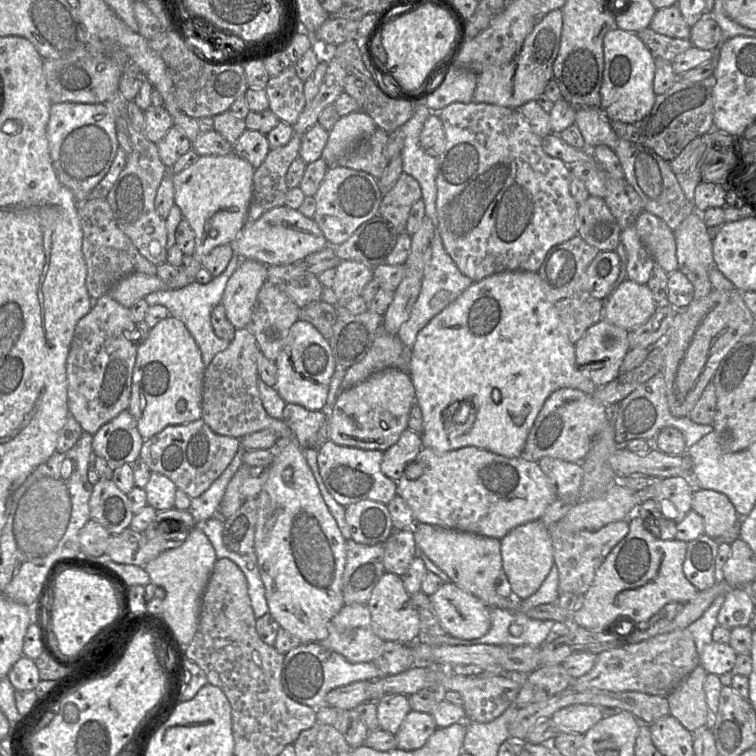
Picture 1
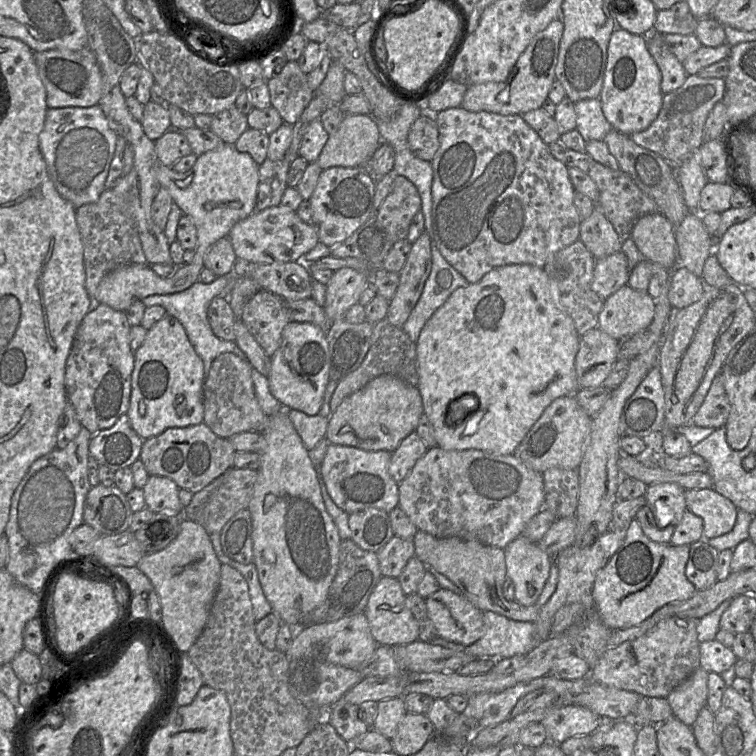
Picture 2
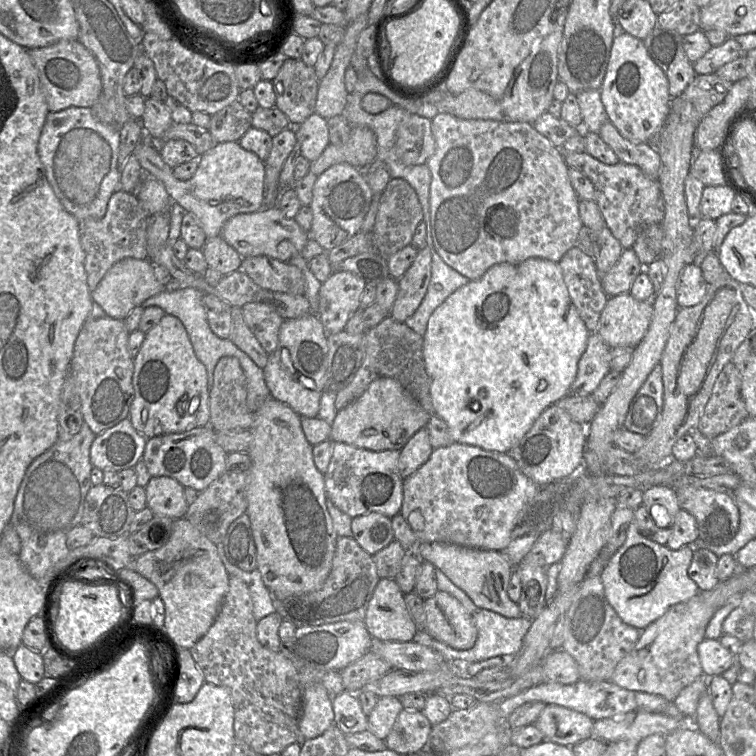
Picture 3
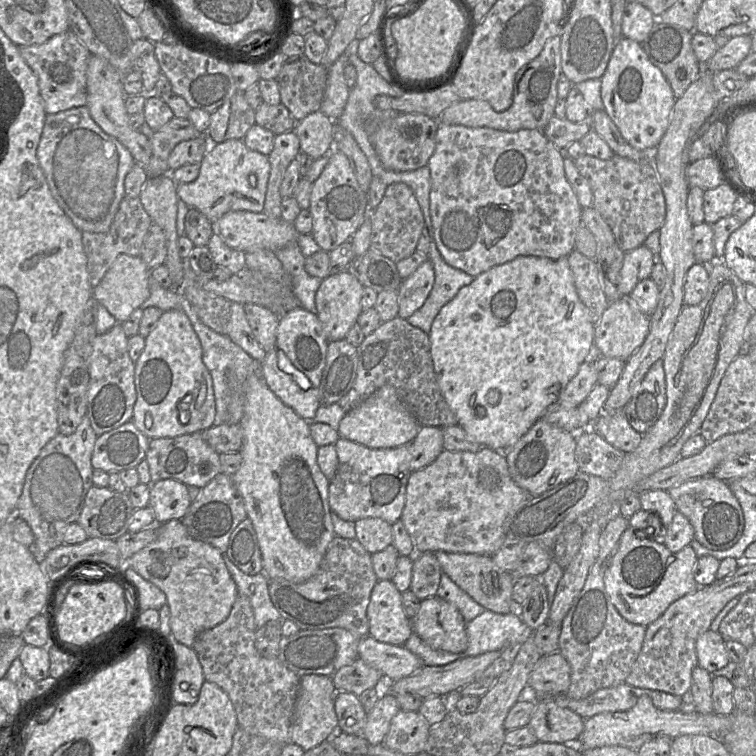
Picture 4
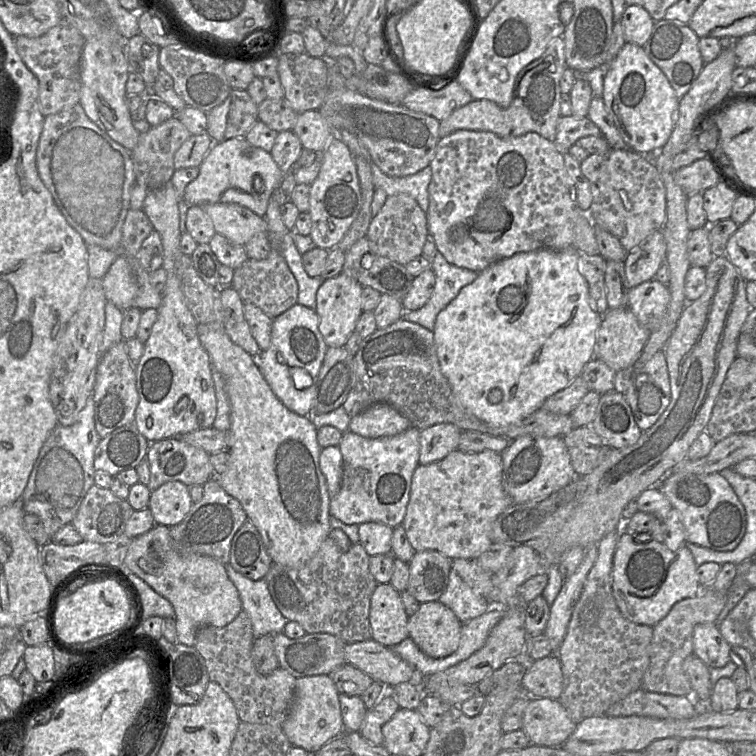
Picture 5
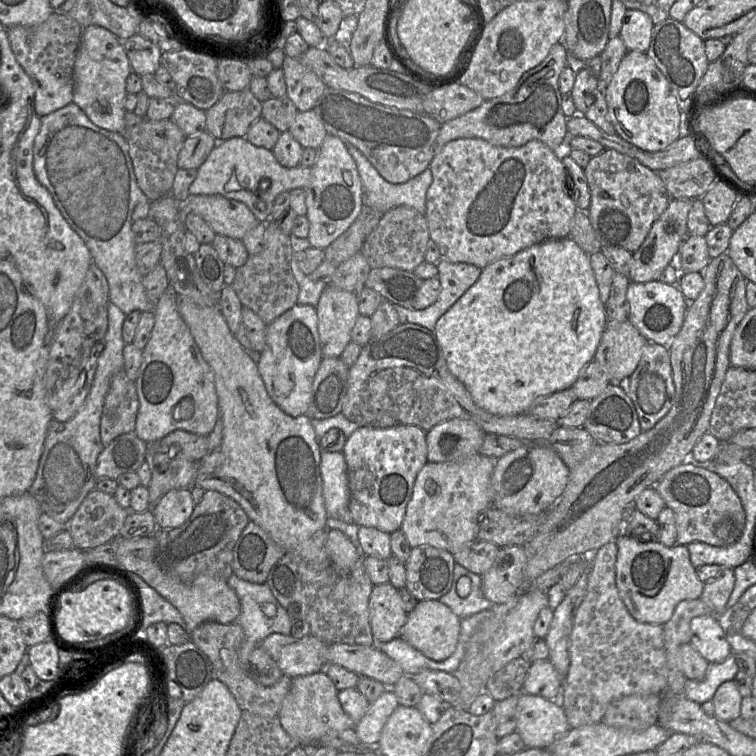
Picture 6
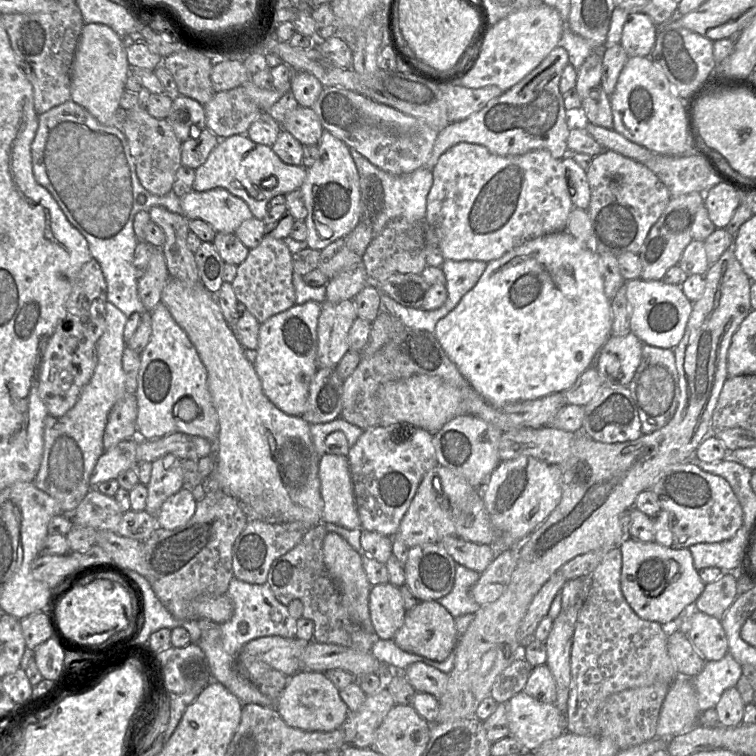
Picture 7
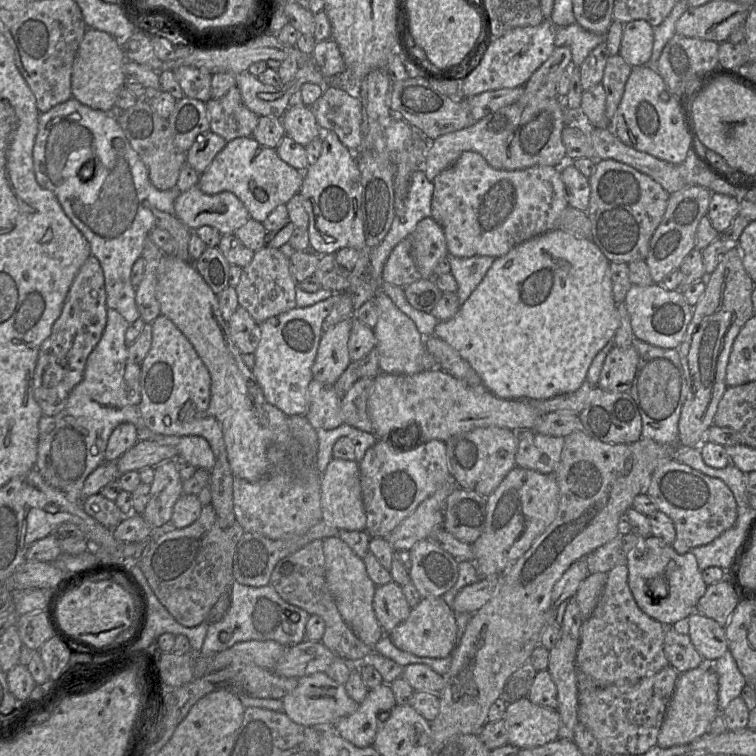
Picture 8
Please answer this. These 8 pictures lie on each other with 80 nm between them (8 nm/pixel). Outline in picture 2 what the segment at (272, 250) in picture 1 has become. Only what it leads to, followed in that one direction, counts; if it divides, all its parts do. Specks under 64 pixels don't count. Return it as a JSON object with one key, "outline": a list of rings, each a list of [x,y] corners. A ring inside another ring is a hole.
{"outline":[[[281,205],[255,211],[237,222],[228,234],[237,259],[245,264],[302,261],[318,243],[316,229],[301,220],[296,211]]]}

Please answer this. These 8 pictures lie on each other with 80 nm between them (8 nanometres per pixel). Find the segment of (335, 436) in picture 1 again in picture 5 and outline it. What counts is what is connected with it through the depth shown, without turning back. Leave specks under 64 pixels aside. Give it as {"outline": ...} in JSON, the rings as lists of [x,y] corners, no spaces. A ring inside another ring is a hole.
{"outline":[[[376,403],[351,417],[349,431],[365,438],[389,437],[411,427],[409,420],[386,403]]]}

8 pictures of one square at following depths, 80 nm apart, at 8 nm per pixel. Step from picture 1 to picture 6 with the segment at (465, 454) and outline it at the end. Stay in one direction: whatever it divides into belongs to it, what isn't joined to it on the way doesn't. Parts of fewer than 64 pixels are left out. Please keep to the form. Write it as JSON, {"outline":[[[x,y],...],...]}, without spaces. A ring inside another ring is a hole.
{"outline":[[[472,455],[456,462],[427,462],[418,472],[400,530],[411,548],[433,546],[450,553],[477,539],[478,516],[492,505],[495,458]]]}

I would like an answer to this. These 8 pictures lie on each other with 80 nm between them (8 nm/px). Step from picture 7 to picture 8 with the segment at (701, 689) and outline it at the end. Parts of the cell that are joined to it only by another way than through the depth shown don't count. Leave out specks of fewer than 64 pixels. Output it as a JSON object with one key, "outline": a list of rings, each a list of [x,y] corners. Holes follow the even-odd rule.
{"outline":[[[727,650],[720,658],[707,662],[718,675],[718,704],[722,711],[736,697],[739,697],[746,679],[738,669],[732,653]]]}

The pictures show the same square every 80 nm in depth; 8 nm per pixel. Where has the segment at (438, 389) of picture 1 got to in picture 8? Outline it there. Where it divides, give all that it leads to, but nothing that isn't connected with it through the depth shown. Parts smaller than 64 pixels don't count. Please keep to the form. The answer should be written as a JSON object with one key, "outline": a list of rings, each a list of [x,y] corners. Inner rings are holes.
{"outline":[[[556,228],[496,258],[456,315],[439,321],[433,335],[455,349],[476,371],[483,386],[498,398],[546,400],[580,388],[594,357],[613,339],[618,327],[610,261],[592,239],[577,238]]]}

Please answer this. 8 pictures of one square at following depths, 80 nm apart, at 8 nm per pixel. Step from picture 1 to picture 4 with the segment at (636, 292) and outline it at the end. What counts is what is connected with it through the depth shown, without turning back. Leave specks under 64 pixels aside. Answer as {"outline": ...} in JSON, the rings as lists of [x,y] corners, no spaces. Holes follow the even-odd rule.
{"outline":[[[630,295],[610,302],[595,328],[596,356],[618,358],[626,362],[644,343],[650,330],[650,318],[639,309]]]}

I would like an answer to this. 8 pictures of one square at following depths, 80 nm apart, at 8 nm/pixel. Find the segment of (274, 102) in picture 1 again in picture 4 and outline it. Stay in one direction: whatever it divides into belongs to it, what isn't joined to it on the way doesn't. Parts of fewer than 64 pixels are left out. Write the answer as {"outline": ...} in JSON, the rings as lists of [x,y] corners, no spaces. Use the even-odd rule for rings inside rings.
{"outline":[[[305,55],[286,56],[276,78],[281,103],[296,121],[319,111],[328,78],[328,69],[312,63]]]}

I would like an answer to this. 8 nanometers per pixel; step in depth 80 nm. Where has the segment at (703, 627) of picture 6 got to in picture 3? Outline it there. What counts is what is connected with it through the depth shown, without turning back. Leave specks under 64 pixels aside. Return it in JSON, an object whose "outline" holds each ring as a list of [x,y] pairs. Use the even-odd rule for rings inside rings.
{"outline":[[[704,638],[698,644],[697,650],[706,677],[721,675],[736,661],[736,656],[725,648],[719,639]]]}

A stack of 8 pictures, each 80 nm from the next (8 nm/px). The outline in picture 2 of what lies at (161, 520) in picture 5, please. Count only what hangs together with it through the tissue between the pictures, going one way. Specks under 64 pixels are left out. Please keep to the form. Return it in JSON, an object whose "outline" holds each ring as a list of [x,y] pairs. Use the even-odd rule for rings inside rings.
{"outline":[[[150,475],[142,489],[146,507],[153,513],[183,513],[184,507],[179,500],[180,488],[172,479]]]}

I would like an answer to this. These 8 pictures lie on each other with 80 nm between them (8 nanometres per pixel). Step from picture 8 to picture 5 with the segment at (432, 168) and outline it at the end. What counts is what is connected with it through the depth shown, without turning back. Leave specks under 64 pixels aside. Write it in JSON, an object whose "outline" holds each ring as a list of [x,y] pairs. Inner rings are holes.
{"outline":[[[556,37],[549,43],[541,57],[519,72],[514,84],[513,100],[508,108],[501,108],[490,100],[473,100],[440,121],[439,138],[457,130],[489,131],[503,138],[536,132],[554,142],[558,122],[562,117],[560,80],[566,69],[565,42],[563,37]]]}

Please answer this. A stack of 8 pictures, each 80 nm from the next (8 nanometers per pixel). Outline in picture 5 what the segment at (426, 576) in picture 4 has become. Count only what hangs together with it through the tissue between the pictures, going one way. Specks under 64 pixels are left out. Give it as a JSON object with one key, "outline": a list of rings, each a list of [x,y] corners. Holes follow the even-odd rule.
{"outline":[[[438,551],[415,552],[408,562],[407,591],[419,602],[436,601],[446,590],[452,560]]]}

